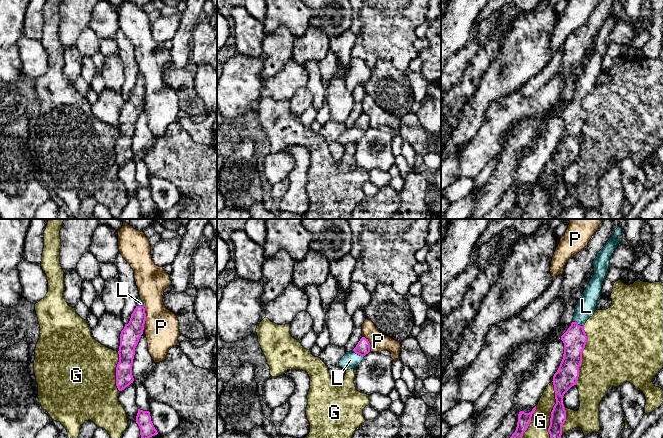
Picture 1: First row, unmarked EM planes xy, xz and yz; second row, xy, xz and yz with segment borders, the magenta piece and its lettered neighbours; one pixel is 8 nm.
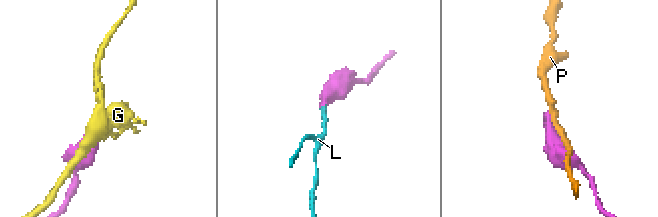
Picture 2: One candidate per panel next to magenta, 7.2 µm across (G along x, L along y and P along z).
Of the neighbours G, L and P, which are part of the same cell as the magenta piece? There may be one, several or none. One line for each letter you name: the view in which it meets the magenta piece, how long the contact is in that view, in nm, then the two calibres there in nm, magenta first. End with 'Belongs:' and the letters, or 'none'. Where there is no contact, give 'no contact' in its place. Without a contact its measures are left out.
L: contact in yz; length 100 nm; calibres 190 and 160 nm
Belongs: L

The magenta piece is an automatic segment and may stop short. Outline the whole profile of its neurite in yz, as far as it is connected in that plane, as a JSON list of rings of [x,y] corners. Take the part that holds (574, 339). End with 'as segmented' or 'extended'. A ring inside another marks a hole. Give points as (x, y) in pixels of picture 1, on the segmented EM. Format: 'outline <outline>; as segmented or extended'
outline [[[618,227],[614,235],[609,238],[604,247],[598,252],[597,257],[593,261],[594,275],[575,306],[571,326],[561,336],[561,340],[564,343],[564,354],[552,381],[556,404],[551,412],[550,426],[548,428],[550,438],[561,438],[562,425],[566,421],[563,396],[577,383],[582,353],[587,342],[584,325],[596,311],[597,301],[601,295],[602,283],[609,269],[610,257],[622,241],[622,239],[617,239],[616,237],[621,235],[622,228]]]; extended

